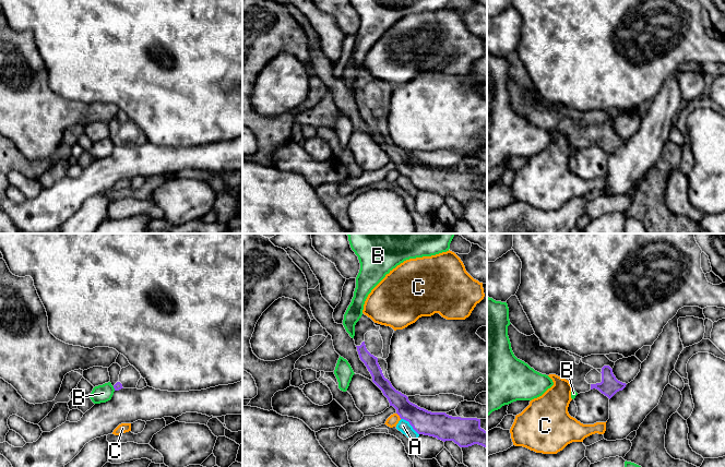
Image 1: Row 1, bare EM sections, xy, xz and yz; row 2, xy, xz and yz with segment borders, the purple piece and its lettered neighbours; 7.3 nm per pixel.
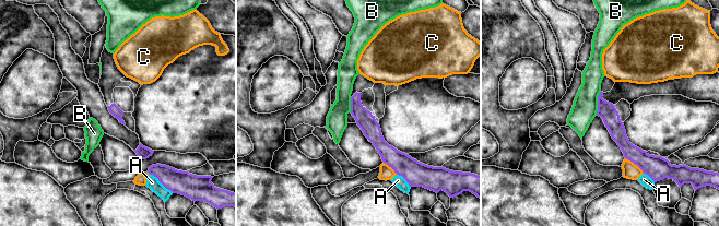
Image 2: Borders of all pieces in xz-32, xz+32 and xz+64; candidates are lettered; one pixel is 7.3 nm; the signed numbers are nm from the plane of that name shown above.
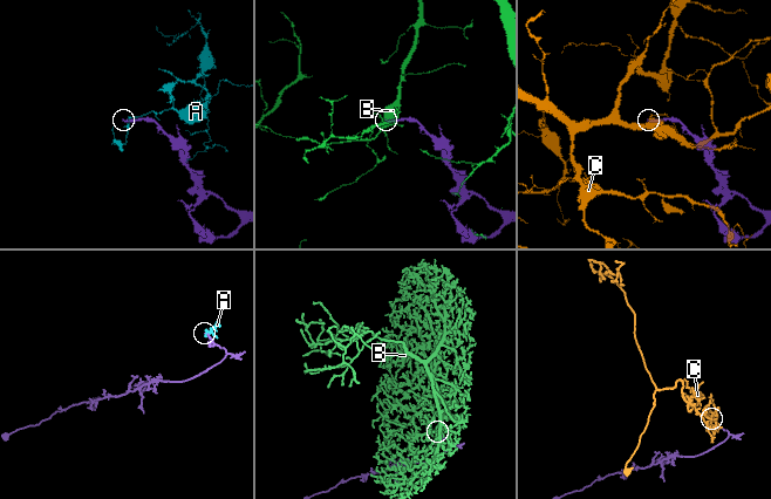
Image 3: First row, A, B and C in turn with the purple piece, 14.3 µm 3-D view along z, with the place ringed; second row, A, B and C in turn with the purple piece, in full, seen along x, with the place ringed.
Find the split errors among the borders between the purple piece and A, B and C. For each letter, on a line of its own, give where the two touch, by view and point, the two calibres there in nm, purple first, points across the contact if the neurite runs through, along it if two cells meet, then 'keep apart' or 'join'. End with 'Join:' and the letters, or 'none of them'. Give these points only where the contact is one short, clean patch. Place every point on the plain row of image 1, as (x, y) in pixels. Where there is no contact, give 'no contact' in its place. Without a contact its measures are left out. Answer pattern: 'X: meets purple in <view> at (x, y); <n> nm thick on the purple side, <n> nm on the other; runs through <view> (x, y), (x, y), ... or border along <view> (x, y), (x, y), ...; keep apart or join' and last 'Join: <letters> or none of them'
A: meets purple in xz at (409, 179); 190 nm thick on the purple side, 90 nm on the other; keep apart
B: meets purple in xy at (114, 143); 60 nm thick on the purple side, 130 nm on the other; border along xy (113, 142), (115, 145); keep apart
C: meets purple in xz at (399, 170); 180 nm thick on the purple side, 80 nm on the other; keep apart
Join: none of them

